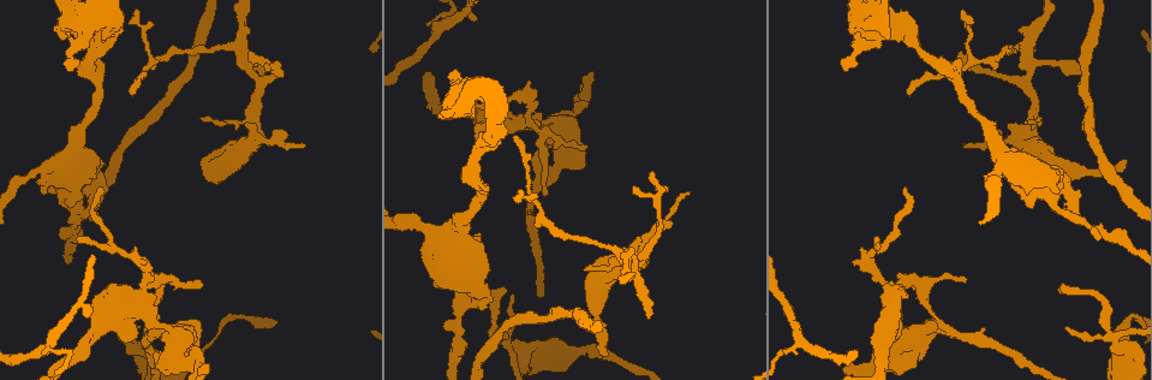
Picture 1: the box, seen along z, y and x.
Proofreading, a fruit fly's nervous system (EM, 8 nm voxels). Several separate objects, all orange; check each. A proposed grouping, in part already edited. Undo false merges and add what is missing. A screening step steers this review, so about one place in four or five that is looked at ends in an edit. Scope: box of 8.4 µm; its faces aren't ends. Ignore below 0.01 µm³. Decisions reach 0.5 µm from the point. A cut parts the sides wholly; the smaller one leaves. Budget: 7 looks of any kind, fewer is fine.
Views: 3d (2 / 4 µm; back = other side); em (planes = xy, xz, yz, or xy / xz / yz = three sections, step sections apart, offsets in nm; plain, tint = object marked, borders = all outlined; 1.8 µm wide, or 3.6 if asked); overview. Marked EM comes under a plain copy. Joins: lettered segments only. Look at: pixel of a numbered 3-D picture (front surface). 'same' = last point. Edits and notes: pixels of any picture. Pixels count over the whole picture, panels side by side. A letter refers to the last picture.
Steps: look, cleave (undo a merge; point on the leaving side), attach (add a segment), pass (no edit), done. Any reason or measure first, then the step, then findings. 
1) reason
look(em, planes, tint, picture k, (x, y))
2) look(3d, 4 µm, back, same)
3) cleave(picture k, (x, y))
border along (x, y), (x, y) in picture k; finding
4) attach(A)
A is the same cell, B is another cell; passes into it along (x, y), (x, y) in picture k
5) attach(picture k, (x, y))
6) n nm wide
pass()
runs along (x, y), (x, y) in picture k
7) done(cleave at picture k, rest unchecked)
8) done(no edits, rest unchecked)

thick turns thin
look(em, yz, step 16, tint, picture 1, (496, 122))

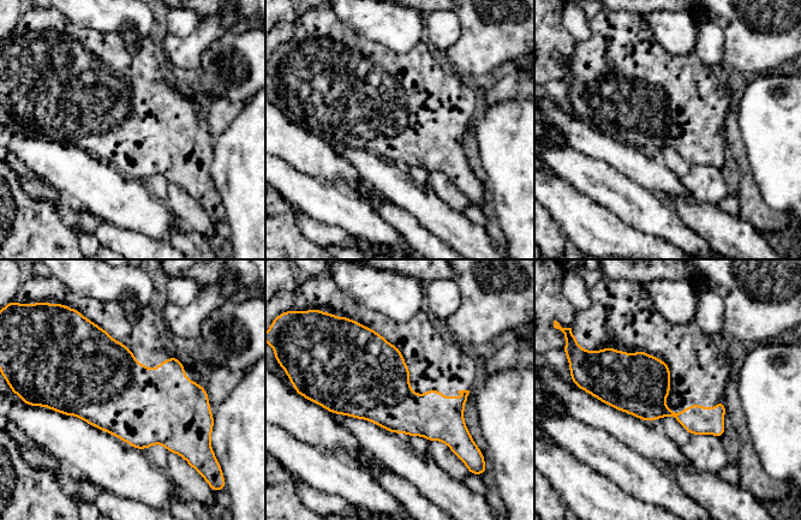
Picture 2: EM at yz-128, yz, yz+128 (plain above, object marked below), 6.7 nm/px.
look(em, planes, borders, same)

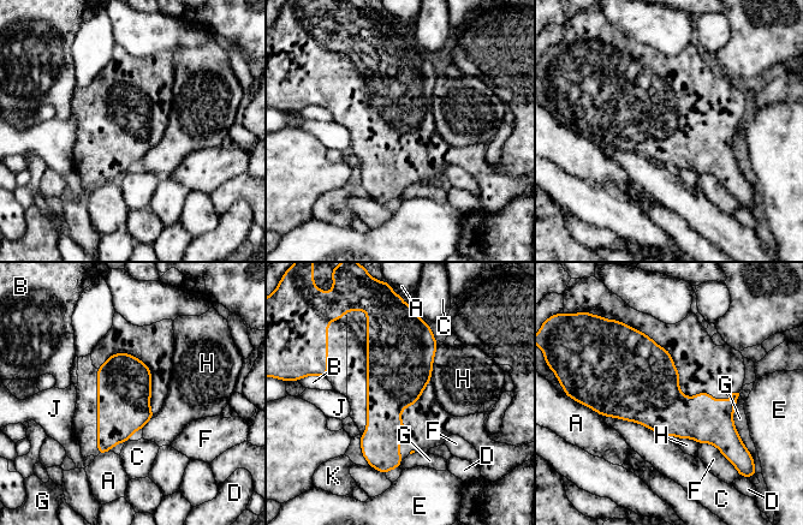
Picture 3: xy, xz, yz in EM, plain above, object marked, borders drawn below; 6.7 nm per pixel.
360 nm wide
pass()
A, B, C, D, E, F, G, H, J and K are other cells; border along (438, 346), (434, 353), (430, 377) in picture 3; one cell here

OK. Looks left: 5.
looks like a crossing
look(3d, 2 µm, picture 1, (528, 118))

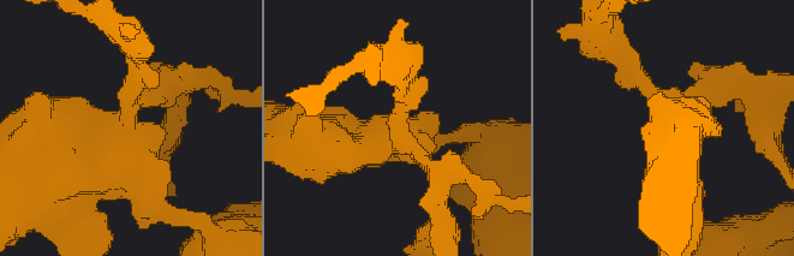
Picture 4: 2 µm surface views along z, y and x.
need the tissue
look(em, planes, borders, picture 4, (127, 135))

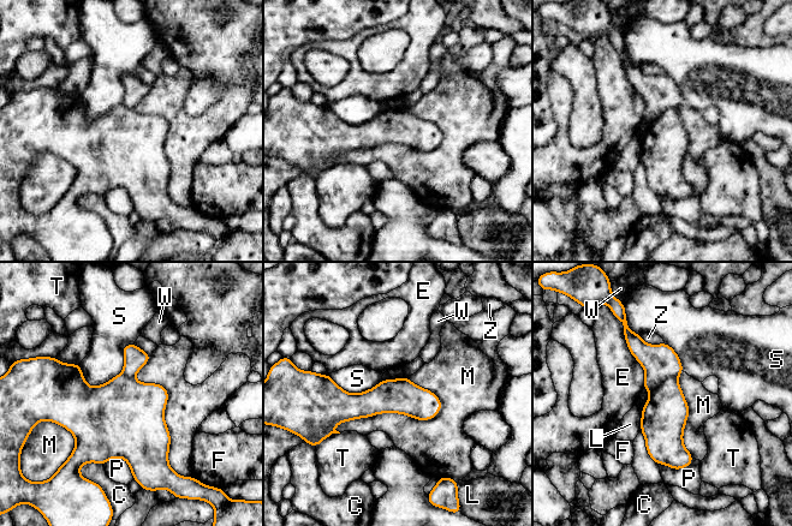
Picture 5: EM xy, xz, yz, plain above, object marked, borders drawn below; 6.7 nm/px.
M touches over 750 nm
cleave(picture 5, (664, 417))
C, E, F, L, M, P, S, T, W and Z are other cells; the part that leaves runs along (326, 390), (339, 402), (439, 405) in picture 5; two cells meet here

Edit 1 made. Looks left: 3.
look(overview)

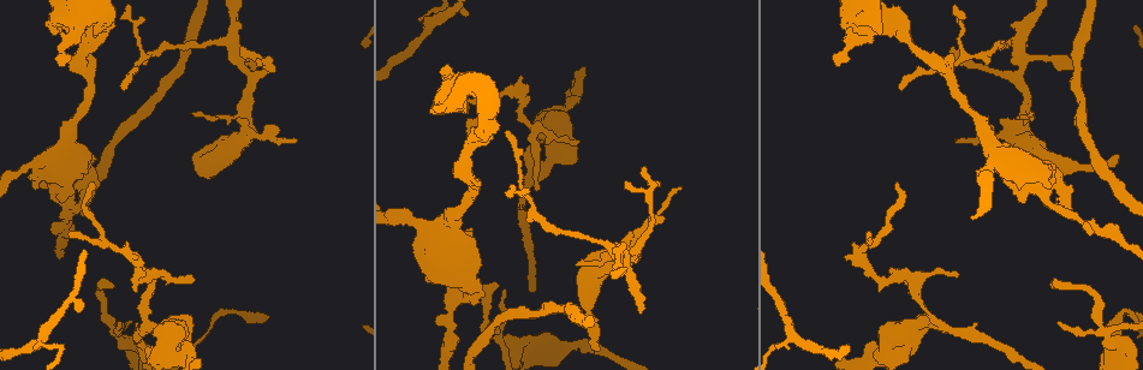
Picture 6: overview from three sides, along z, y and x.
thick turns thin
look(em, 3.6 µm, planes, tint, picture 6, (569, 346))

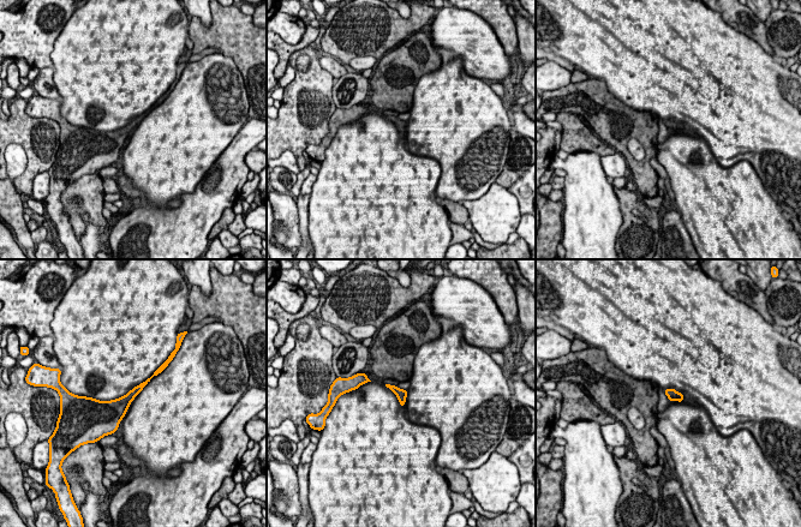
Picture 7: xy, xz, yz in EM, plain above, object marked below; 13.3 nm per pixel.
look(em, 3.6 µm, planes, borders, same)

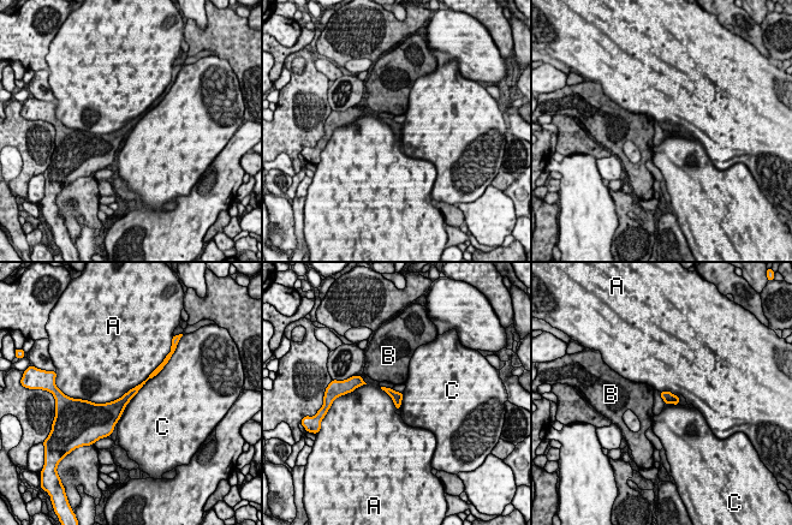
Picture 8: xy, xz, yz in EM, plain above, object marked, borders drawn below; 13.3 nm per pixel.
130 nm wide; A touches over 1050 nm
pass()
A, B and C are other cells; all the same cell

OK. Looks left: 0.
done(cleave at picture 5, rest unchecked)

